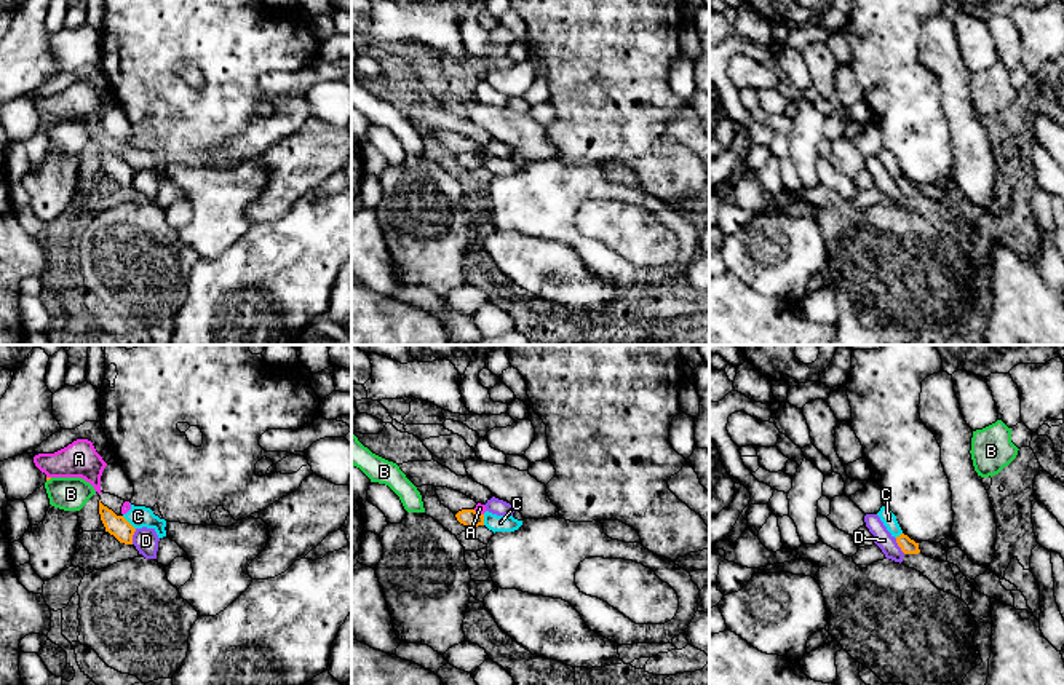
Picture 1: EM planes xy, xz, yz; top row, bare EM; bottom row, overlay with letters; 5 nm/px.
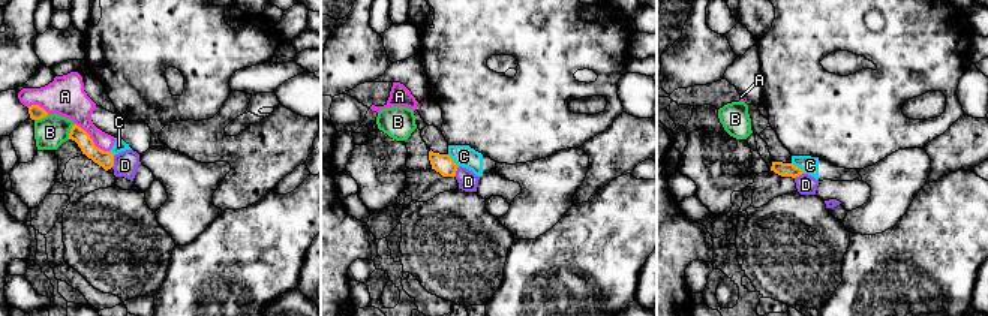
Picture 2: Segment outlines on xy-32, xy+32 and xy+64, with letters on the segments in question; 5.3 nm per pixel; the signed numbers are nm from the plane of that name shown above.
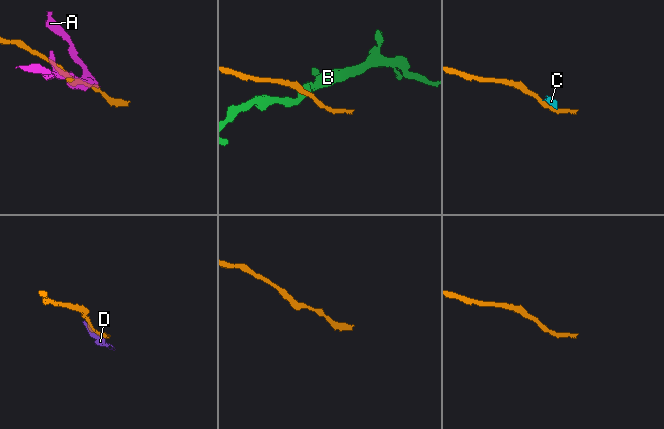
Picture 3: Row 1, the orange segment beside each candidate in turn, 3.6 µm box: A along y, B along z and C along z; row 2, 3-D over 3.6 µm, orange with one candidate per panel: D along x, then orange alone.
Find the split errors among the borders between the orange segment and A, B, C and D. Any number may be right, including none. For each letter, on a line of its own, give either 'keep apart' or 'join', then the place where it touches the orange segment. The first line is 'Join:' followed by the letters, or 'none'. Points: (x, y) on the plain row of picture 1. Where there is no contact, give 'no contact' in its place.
Join: none
A: keep apart; meets orange in xz at (476, 154)
B: keep apart; meets orange in xy at (48, 122)
C: keep apart; meets orange in xy at (128, 165)
D: keep apart; meets orange in xy at (131, 179)

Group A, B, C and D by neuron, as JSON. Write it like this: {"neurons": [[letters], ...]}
{"neurons": [["A", "C"], ["B"], ["D"]]}

